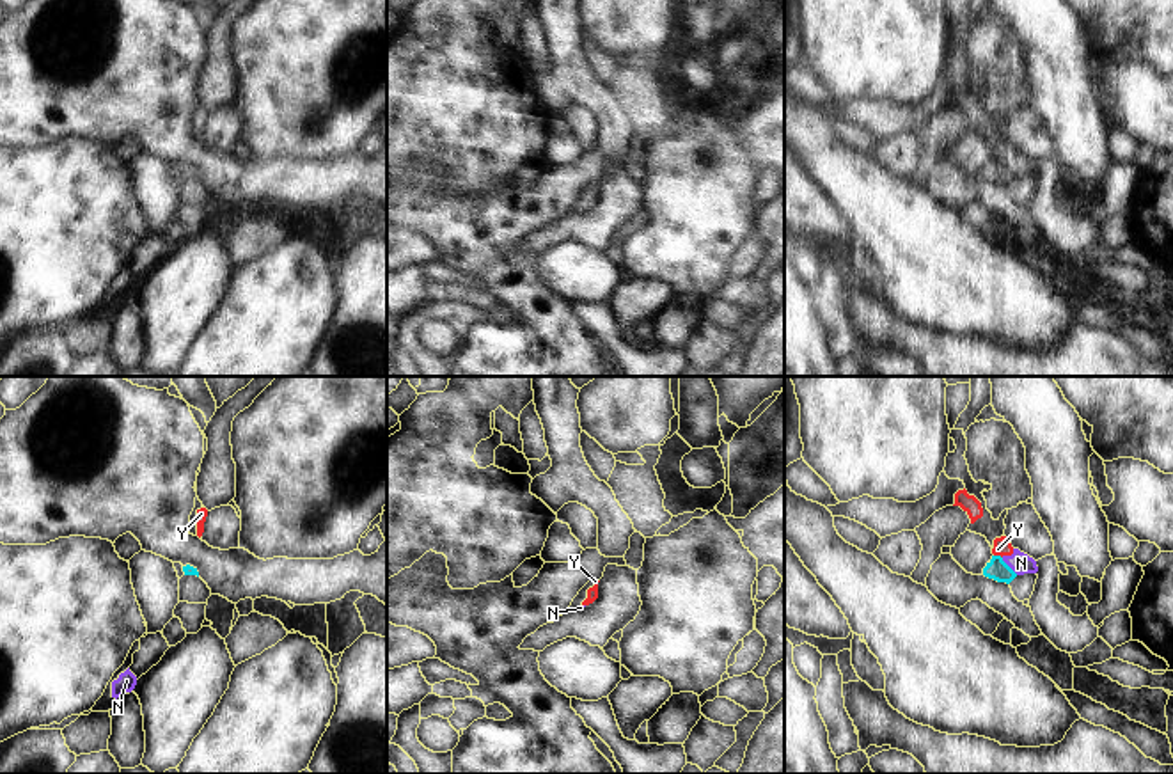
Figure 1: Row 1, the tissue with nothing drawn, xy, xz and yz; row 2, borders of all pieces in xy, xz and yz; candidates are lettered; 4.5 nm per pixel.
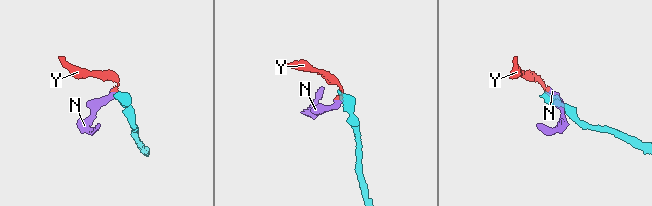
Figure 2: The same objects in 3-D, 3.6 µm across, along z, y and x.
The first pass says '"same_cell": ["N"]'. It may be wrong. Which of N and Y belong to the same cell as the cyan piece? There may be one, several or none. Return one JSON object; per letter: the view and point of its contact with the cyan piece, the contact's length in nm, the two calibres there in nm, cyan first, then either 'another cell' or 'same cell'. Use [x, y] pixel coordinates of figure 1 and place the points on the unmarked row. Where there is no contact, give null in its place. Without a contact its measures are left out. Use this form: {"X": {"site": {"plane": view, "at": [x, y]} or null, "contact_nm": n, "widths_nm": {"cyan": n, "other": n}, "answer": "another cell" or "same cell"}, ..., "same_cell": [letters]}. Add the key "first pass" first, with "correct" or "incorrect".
{"first pass": "incorrect", "N": {"site": {"plane": "yz", "at": [1008, 169]}, "contact_nm": 110, "widths_nm": {"cyan": 90, "other": 100}, "answer": "another cell"}, "Y": {"site": {"plane": "yz", "at": [998, 158]}, "contact_nm": 40, "widths_nm": {"cyan": 90, "other": 80}, "answer": "another cell"}, "same_cell": []}

